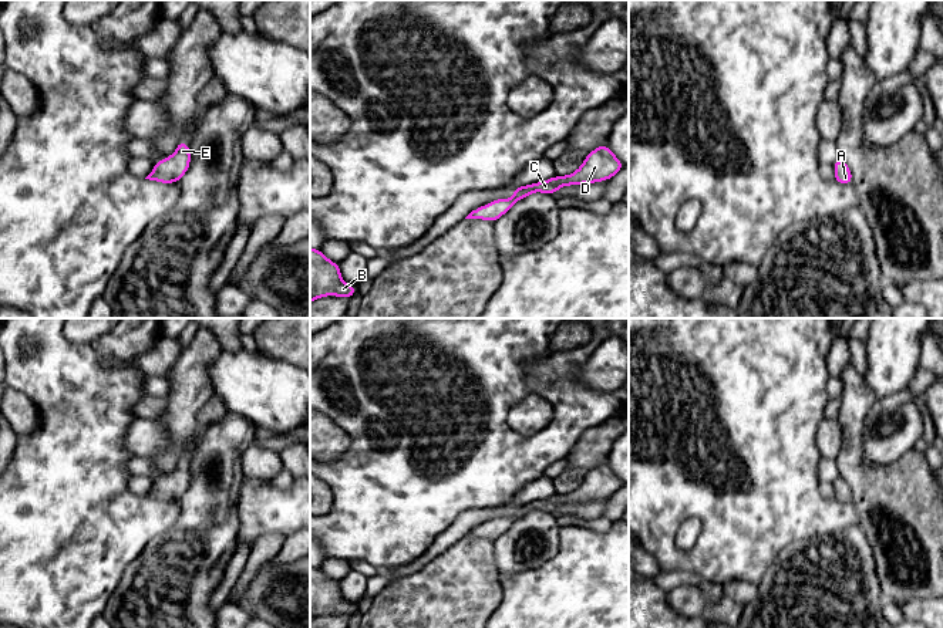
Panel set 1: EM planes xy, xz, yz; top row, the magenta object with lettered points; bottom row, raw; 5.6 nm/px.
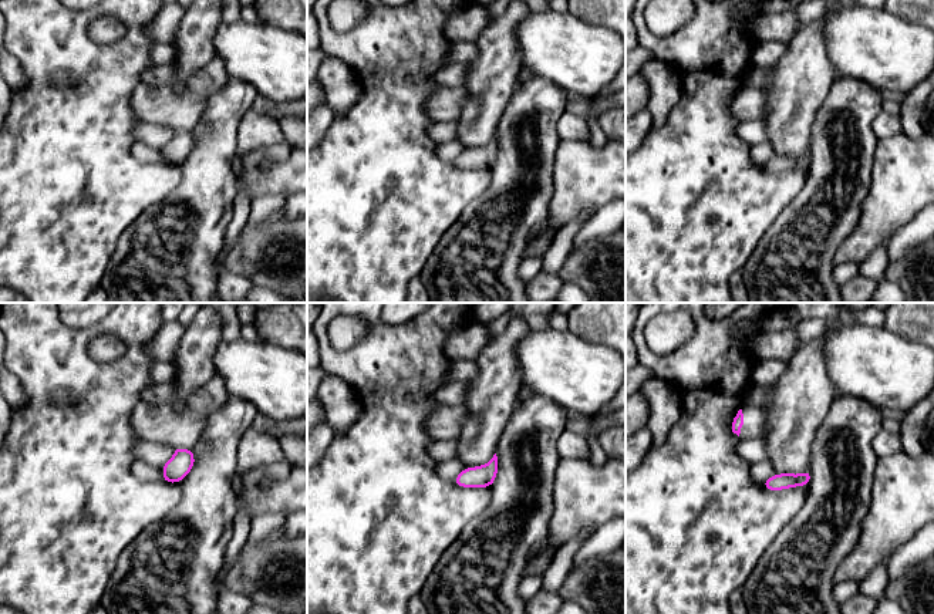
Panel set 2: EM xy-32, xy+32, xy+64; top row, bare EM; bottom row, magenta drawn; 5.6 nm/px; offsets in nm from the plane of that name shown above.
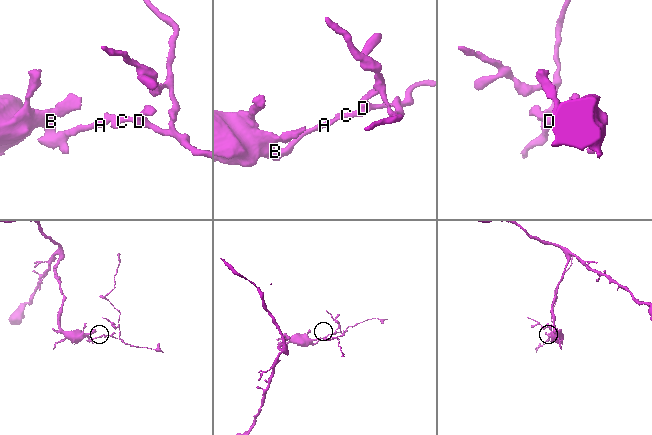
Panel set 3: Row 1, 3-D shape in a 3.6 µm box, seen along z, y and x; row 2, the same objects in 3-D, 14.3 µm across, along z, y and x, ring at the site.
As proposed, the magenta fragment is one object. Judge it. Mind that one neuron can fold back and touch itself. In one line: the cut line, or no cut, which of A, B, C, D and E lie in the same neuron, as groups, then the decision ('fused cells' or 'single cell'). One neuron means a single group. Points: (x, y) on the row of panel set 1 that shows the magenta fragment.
no cut; A B C D E; single cell

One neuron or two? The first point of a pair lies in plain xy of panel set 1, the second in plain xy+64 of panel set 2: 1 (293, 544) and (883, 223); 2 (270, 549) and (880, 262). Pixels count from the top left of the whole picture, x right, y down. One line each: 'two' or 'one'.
1: two
2: one

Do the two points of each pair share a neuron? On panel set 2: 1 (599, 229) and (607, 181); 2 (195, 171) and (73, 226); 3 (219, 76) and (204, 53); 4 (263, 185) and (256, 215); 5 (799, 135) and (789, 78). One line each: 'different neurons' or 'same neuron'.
1: different neurons
2: different neurons
3: different neurons
4: different neurons
5: same neuron

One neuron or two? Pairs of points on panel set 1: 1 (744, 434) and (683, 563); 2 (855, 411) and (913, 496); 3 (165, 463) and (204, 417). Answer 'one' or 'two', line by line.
1: one
2: one
3: two

